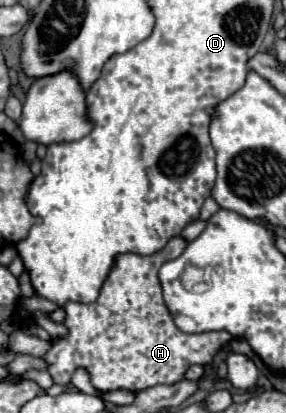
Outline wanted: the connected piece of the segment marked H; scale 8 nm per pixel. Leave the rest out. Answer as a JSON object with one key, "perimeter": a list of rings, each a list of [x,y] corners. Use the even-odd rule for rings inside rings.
{"perimeter":[[[174,236],[160,252],[154,252],[152,256],[132,252],[116,256],[96,302],[68,302],[64,306],[64,326],[70,332],[62,336],[62,340],[54,342],[50,352],[44,356],[48,362],[48,372],[56,384],[68,384],[72,372],[82,366],[90,372],[92,384],[100,392],[118,388],[140,392],[156,384],[174,384],[182,380],[190,364],[212,362],[218,348],[222,348],[232,334],[224,330],[200,334],[180,332],[164,304],[158,280],[160,266],[180,256],[186,244],[188,242],[182,236]]]}

